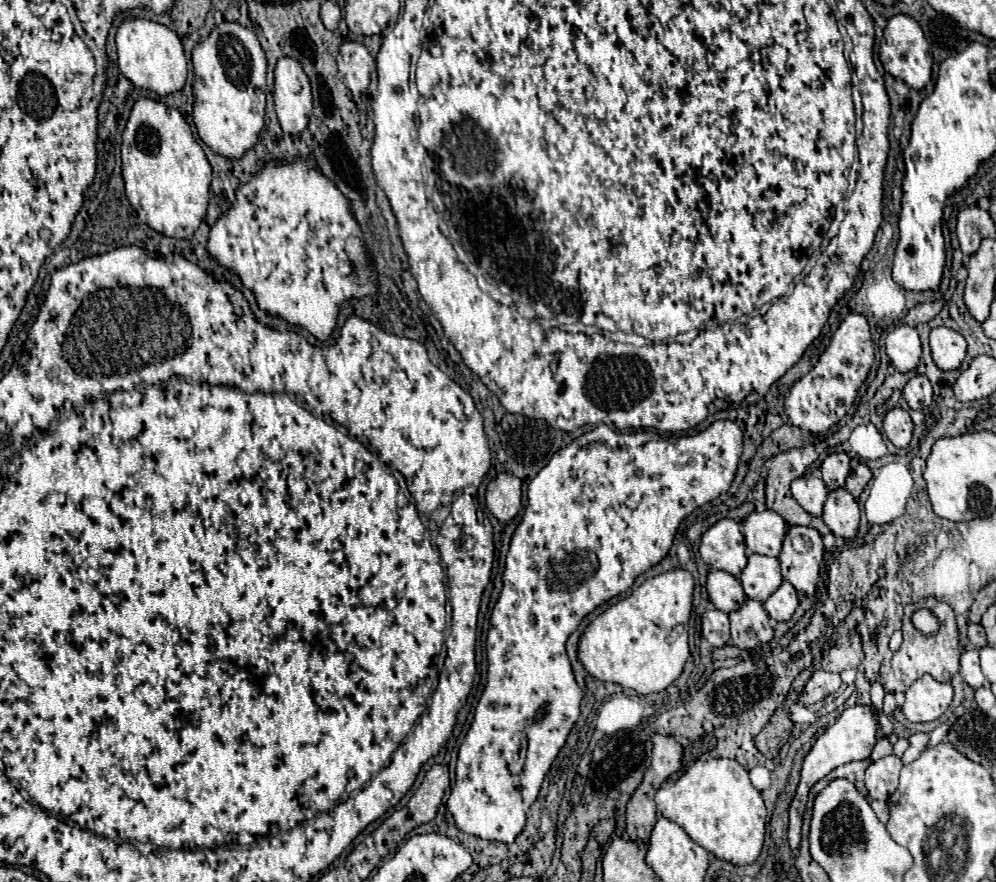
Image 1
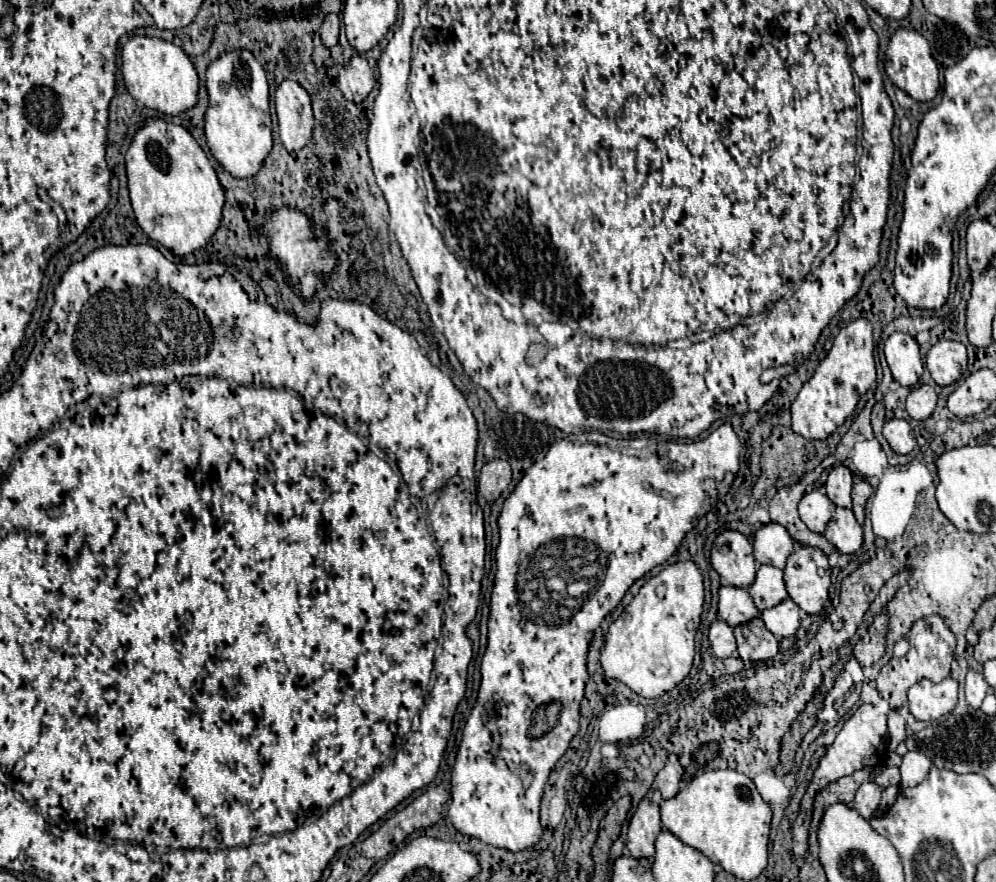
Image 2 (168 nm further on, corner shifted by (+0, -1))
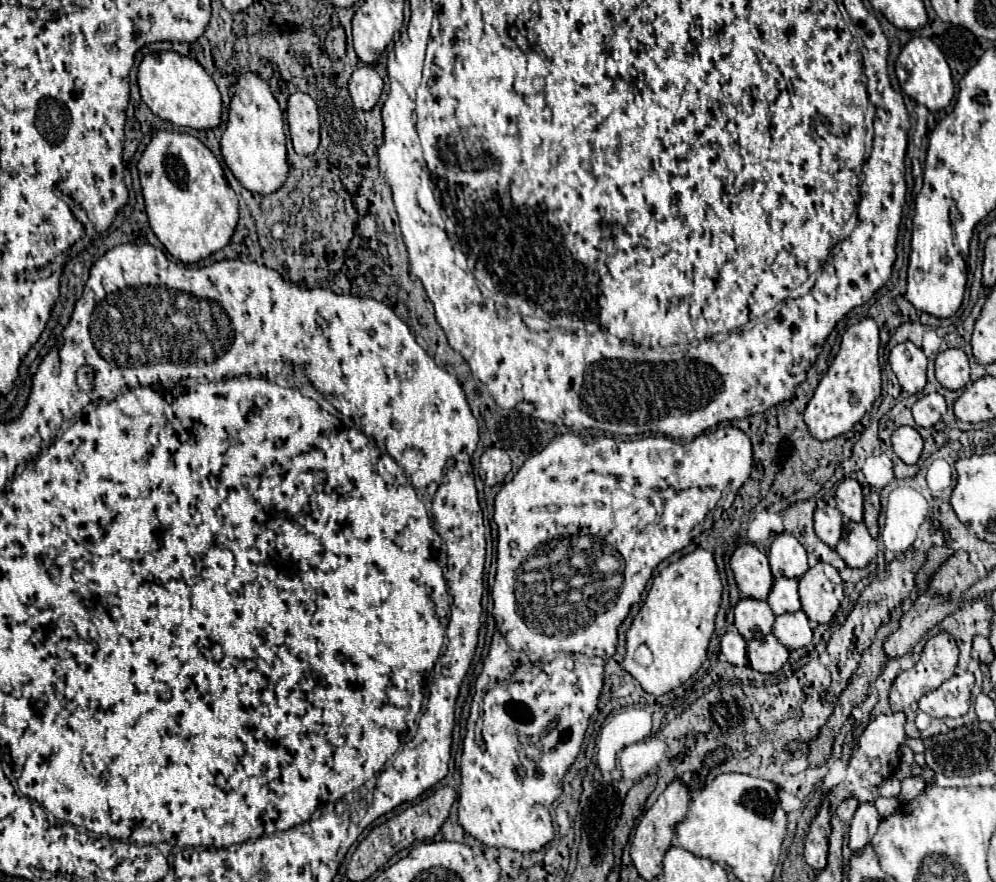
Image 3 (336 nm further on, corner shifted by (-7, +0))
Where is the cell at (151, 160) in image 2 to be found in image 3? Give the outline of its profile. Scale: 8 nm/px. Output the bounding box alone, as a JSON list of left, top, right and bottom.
[137,130,237,264]

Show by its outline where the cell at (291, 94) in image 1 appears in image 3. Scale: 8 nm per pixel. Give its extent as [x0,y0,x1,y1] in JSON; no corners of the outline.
[287,92,319,154]

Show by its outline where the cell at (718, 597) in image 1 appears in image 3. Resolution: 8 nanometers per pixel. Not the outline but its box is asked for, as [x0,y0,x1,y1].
[733,598,775,640]

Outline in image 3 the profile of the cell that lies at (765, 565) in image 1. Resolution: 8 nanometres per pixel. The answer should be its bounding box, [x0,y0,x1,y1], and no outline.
[767,578,801,616]

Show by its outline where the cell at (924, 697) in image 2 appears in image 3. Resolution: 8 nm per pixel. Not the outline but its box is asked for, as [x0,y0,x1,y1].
[919,672,975,718]

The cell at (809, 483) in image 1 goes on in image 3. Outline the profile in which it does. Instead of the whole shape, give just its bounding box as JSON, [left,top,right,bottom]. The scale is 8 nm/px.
[813,506,843,548]

